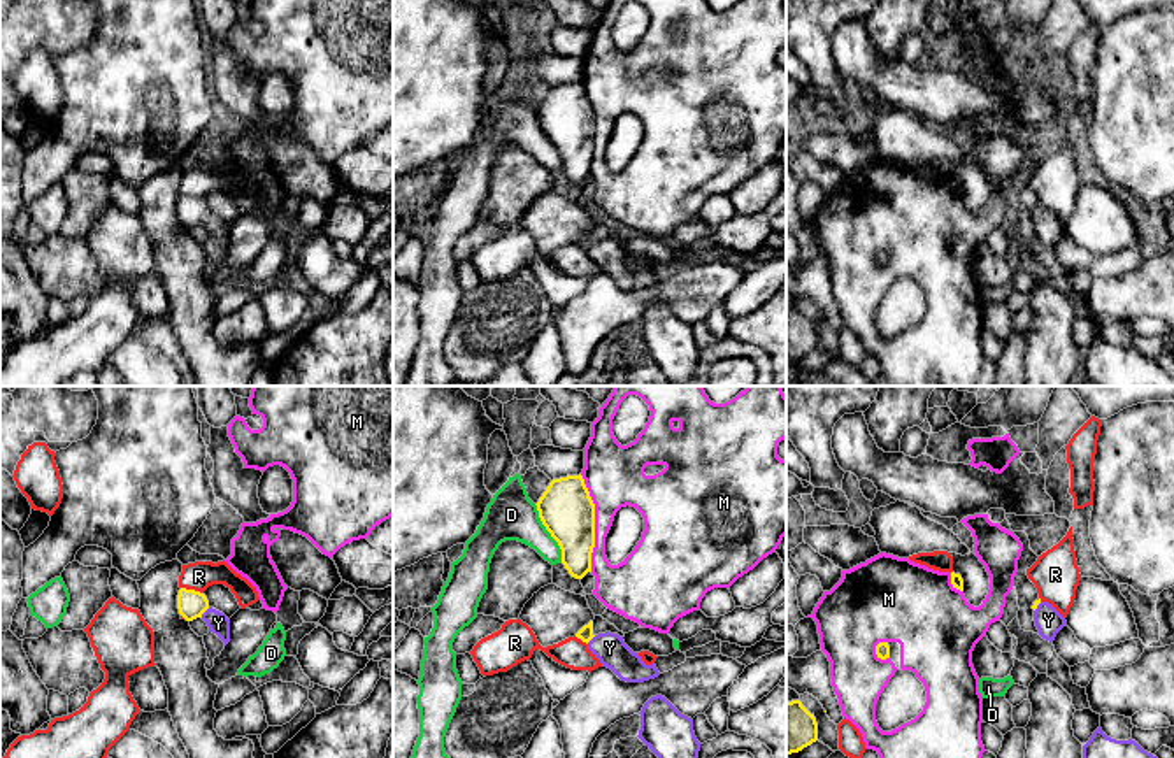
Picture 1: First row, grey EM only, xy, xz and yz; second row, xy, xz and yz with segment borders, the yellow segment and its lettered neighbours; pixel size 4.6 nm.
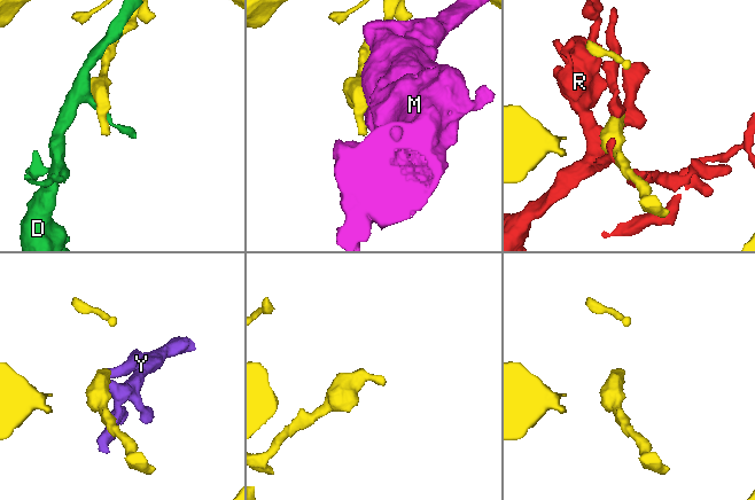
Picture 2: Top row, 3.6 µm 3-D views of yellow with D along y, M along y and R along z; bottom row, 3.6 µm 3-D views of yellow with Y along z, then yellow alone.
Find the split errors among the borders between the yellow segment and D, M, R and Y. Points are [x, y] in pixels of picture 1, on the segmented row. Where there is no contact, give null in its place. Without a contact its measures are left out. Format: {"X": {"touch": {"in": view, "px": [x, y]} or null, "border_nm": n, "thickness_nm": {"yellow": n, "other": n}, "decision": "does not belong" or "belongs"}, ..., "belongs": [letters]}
{"D": {"touch": {"in": "xz", "px": [548, 530]}, "border_nm": 300, "thickness_nm": {"yellow": 260, "other": 220}, "decision": "does not belong"}, "M": {"touch": {"in": "xz", "px": [594, 523]}, "border_nm": 460, "thickness_nm": {"yellow": 260, "other": 280}, "decision": "does not belong"}, "R": {"touch": {"in": "xy", "px": [192, 590]}, "border_nm": 110, "thickness_nm": {"yellow": 130, "other": 140}, "decision": "does not belong"}, "Y": {"touch": {"in": "xy", "px": [204, 611]}, "border_nm": 60, "thickness_nm": {"yellow": 130, "other": 100}, "decision": "belongs"}, "belongs": ["Y"]}

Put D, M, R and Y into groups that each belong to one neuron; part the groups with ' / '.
D / M / R / Y

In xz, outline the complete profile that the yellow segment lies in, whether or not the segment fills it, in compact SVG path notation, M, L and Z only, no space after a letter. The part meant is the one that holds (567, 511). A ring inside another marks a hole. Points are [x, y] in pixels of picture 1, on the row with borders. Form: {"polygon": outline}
{"polygon": "M583 476L553 479L535 504L539 518L562 549L562 563L576 579L591 572L595 504Z"}

